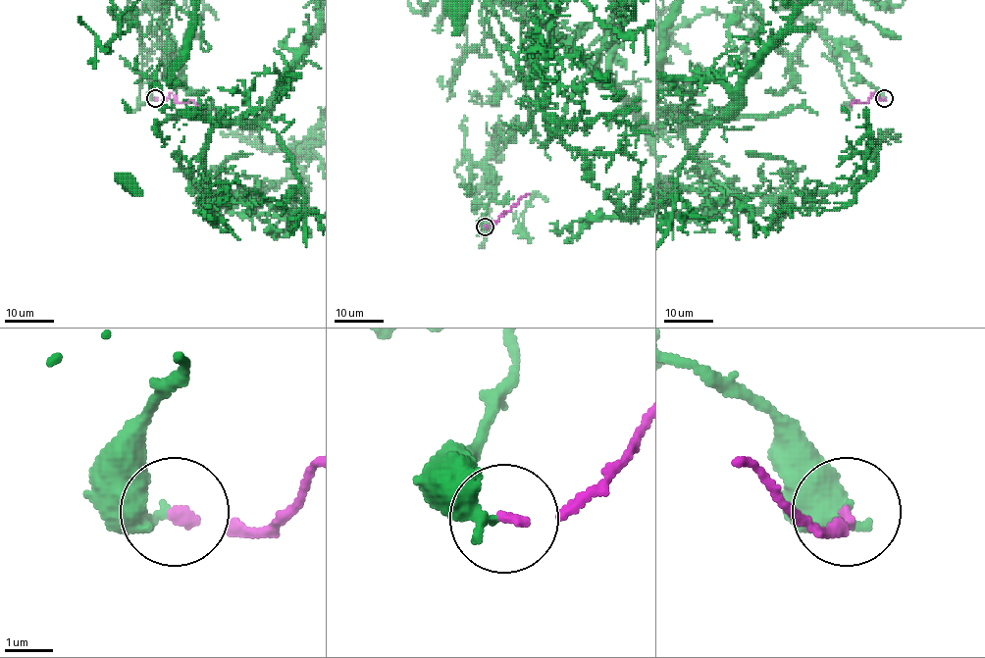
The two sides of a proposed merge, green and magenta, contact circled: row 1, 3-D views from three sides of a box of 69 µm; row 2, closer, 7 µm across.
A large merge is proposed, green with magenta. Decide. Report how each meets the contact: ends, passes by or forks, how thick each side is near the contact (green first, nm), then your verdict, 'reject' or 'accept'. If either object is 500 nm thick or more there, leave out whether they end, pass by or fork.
green ends there; magenta ends there; 360 nm thick on the green side, 180 nm on the other; reject

